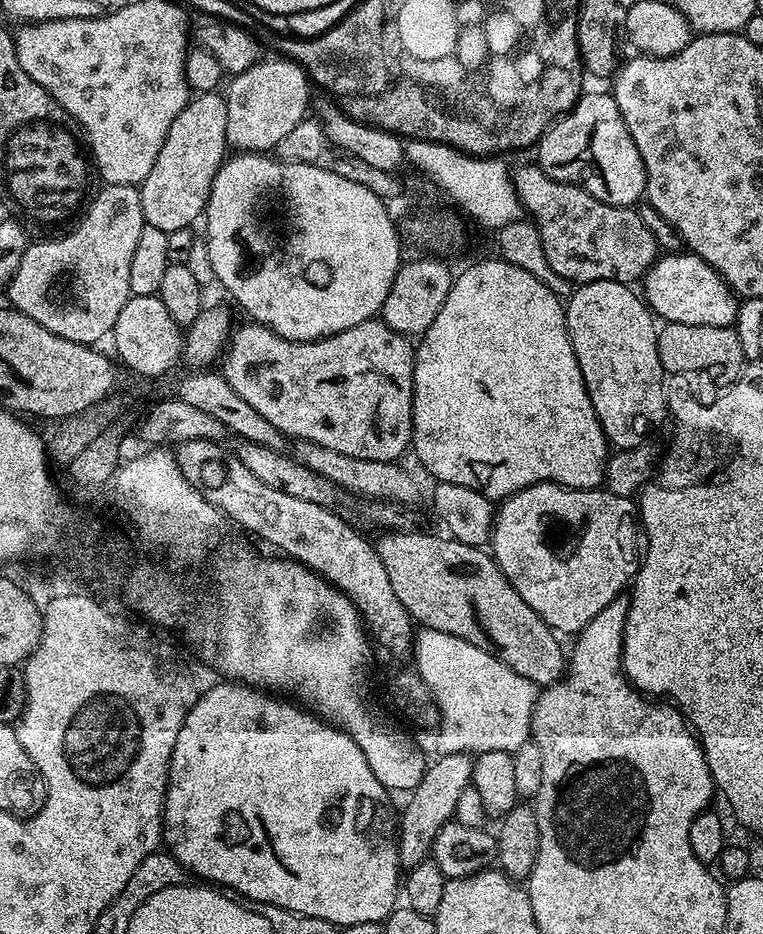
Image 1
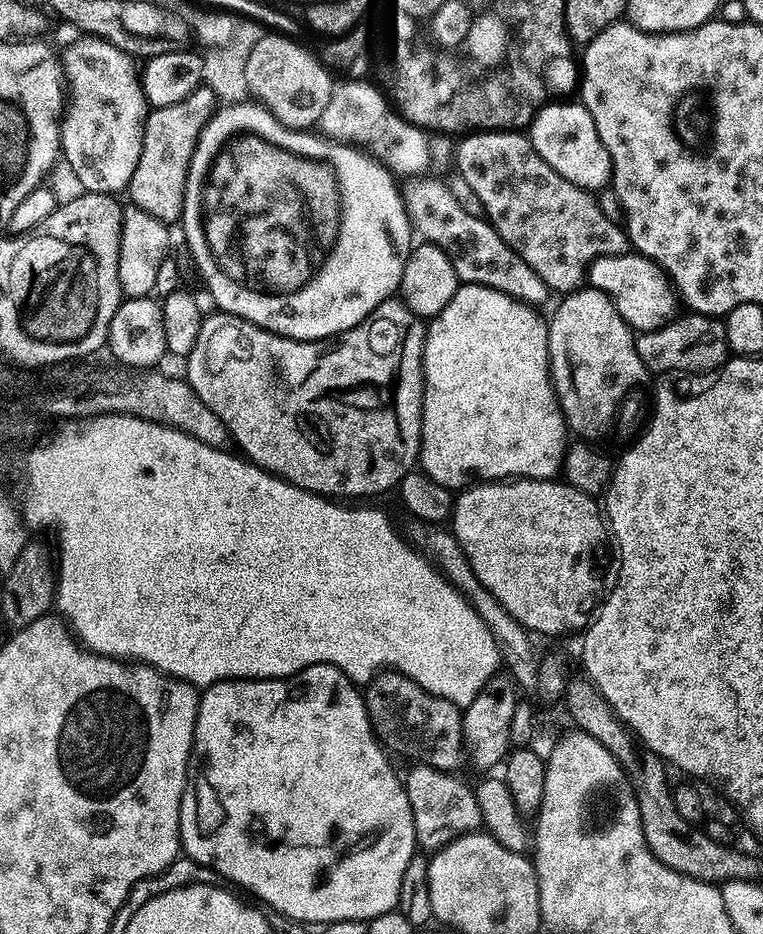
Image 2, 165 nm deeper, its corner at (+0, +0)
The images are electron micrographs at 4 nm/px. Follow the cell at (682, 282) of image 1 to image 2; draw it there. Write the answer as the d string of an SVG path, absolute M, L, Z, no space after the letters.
M629 250L623 256L603 256L598 258L586 273L589 285L602 290L614 302L618 314L639 334L658 330L675 320L682 308L682 301L673 287L668 273L652 260Z

